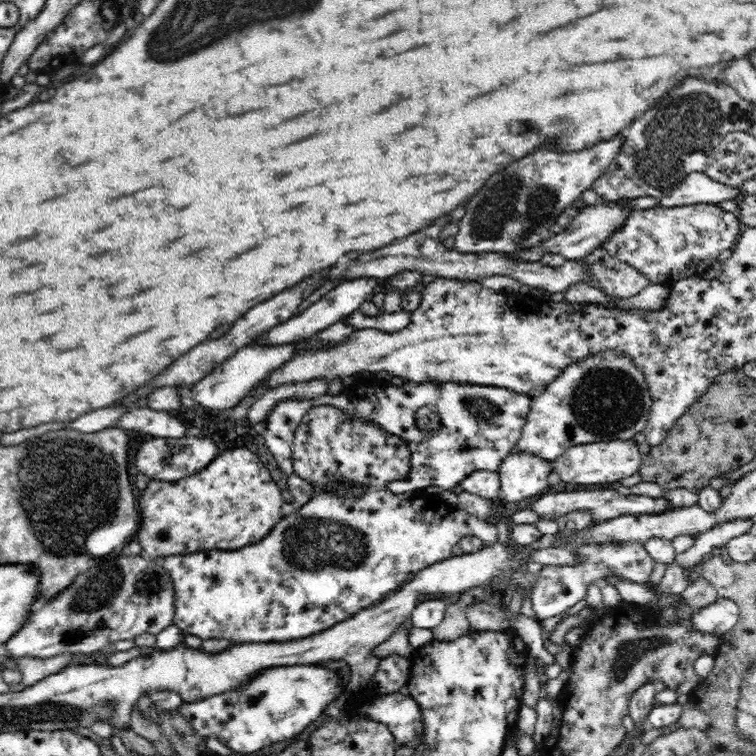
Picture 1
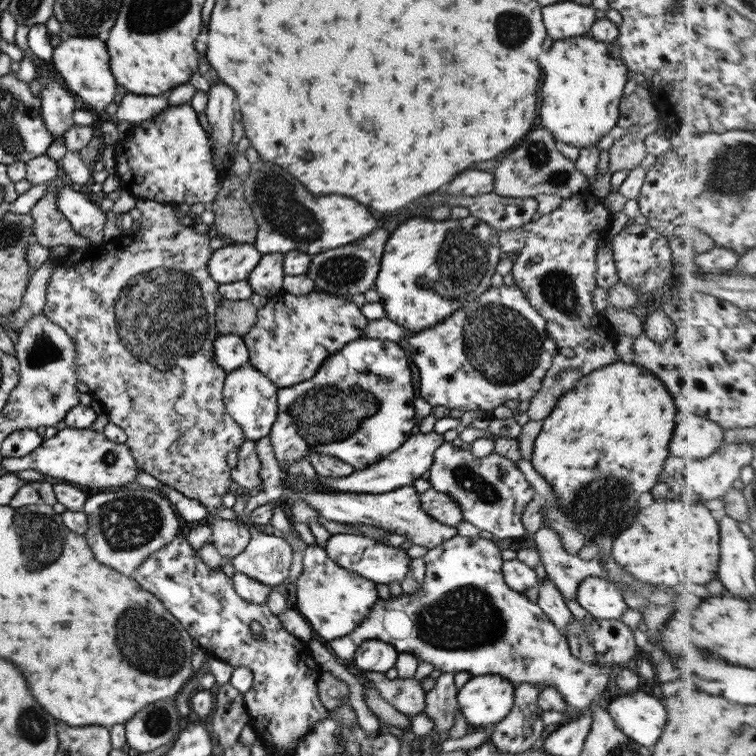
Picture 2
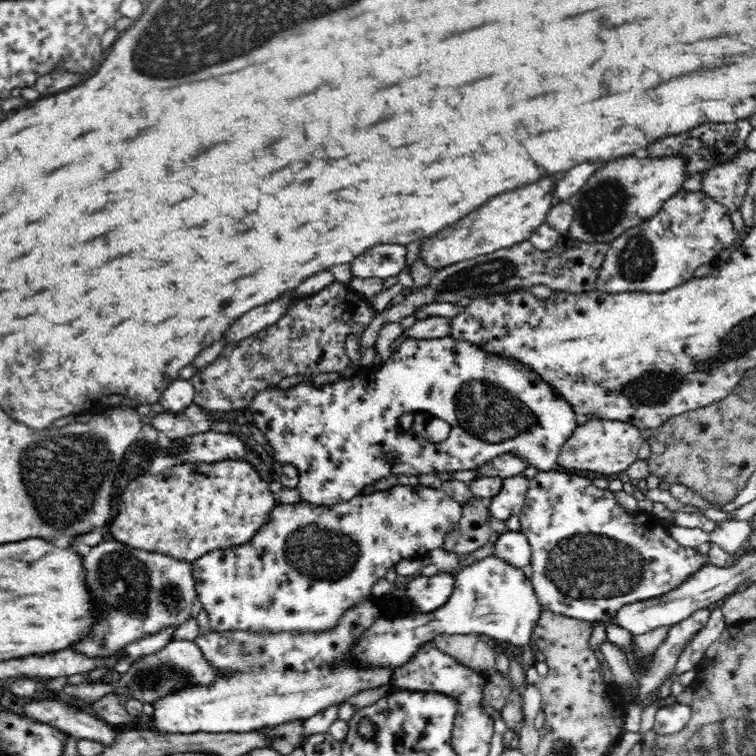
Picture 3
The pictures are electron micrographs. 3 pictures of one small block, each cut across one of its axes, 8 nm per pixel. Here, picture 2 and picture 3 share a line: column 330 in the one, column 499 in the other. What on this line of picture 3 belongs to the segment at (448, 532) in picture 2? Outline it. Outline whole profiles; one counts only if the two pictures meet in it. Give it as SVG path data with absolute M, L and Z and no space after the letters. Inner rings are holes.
M522 473L504 478L500 492L488 503L491 516L506 521L511 515L517 515L523 509L528 489L529 480Z

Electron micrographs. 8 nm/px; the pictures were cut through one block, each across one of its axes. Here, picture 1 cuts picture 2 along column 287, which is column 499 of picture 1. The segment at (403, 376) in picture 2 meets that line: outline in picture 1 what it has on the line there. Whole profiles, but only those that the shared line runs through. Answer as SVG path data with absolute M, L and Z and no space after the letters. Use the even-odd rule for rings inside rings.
M386 378L380 380L380 388L372 388L372 394L364 394L363 396L356 396L353 391L345 389L338 395L320 395L313 400L288 400L280 402L264 419L266 423L266 430L262 434L264 442L268 446L268 450L273 454L277 461L278 468L286 474L287 489L294 496L294 504L299 509L305 502L308 502L315 494L313 484L304 478L300 478L294 470L293 459L291 458L293 452L293 438L302 420L310 410L320 406L332 406L334 408L343 408L345 412L357 414L365 422L377 424L388 434L398 436L402 442L407 444L410 449L411 457L409 471L407 477L404 479L396 479L387 482L386 489L394 494L404 494L404 492L414 492L419 494L423 491L435 492L445 489L454 488L461 480L464 480L471 472L475 470L489 470L498 471L500 464L512 451L515 450L516 442L520 440L524 423L530 412L532 406L533 396L520 394L508 388L498 388L496 386L482 386L481 384L456 384L455 382L444 382L444 384L436 384L435 382L424 382L418 384L417 382L404 382L401 386L396 386L388 383ZM428 407L433 409L436 415L440 415L441 425L435 431L422 431L418 425L414 424L415 413Z

